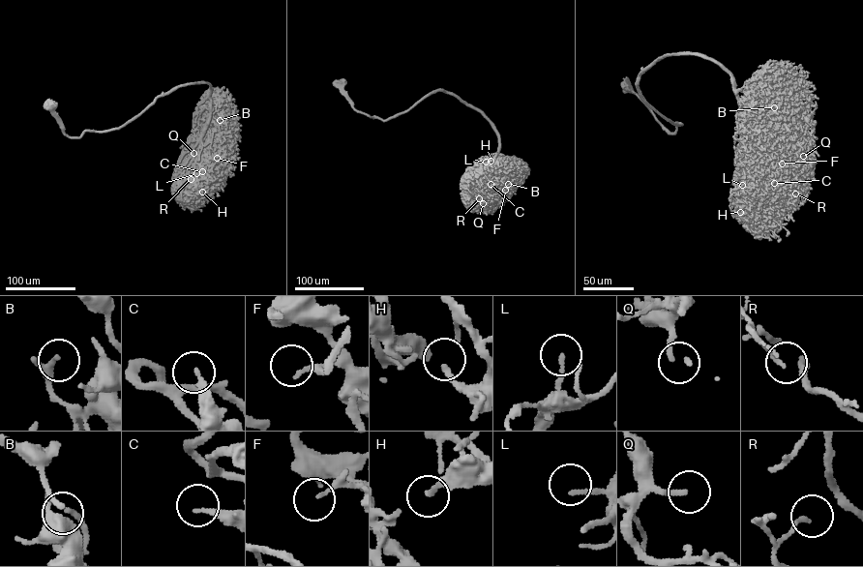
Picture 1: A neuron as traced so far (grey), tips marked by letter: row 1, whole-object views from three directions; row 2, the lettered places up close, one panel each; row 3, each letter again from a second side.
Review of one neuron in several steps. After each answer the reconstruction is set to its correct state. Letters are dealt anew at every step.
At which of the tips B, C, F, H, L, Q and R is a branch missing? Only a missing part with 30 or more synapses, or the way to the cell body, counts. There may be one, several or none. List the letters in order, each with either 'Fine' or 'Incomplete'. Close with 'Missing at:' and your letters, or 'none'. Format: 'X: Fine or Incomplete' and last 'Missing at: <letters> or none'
B: Fine
C: Incomplete
F: Fine
H: Fine
L: Fine
Q: Incomplete
R: Fine
Missing at: C, Q

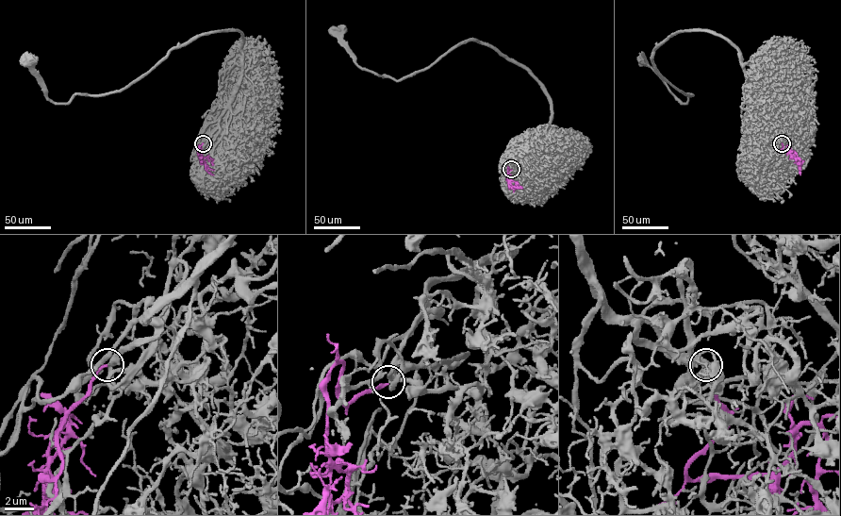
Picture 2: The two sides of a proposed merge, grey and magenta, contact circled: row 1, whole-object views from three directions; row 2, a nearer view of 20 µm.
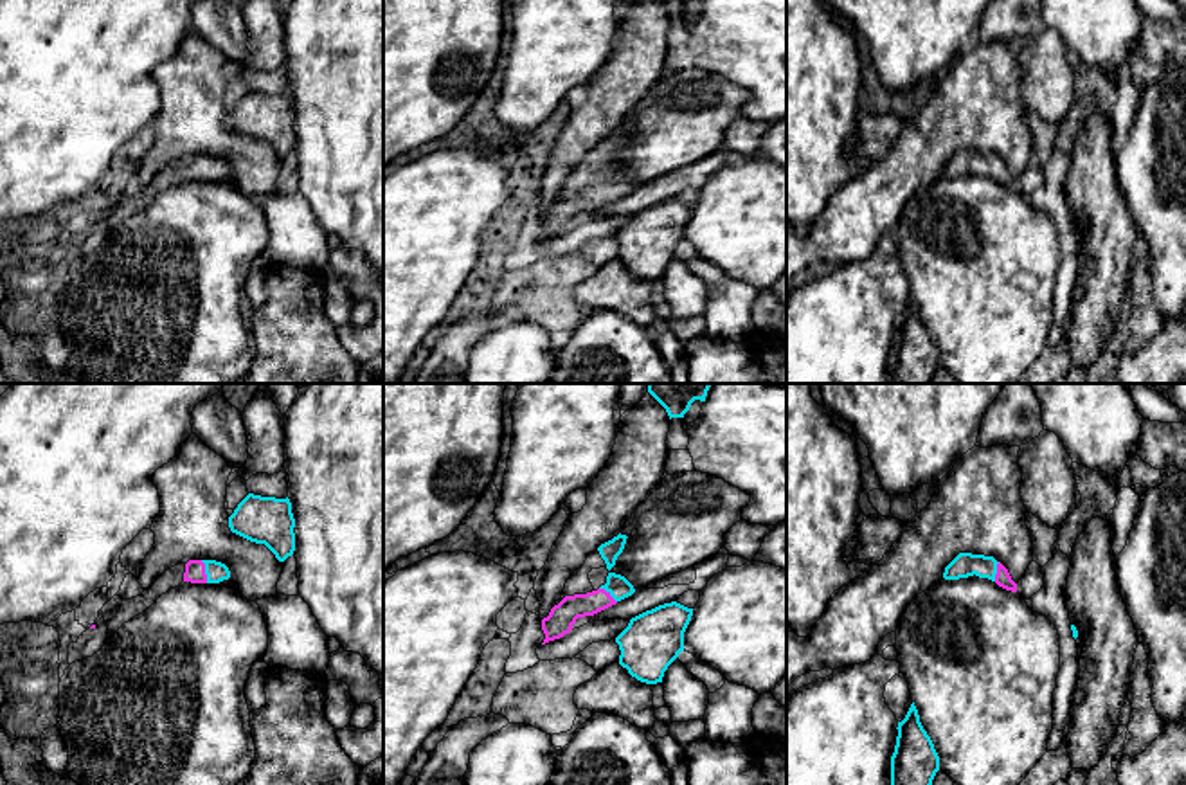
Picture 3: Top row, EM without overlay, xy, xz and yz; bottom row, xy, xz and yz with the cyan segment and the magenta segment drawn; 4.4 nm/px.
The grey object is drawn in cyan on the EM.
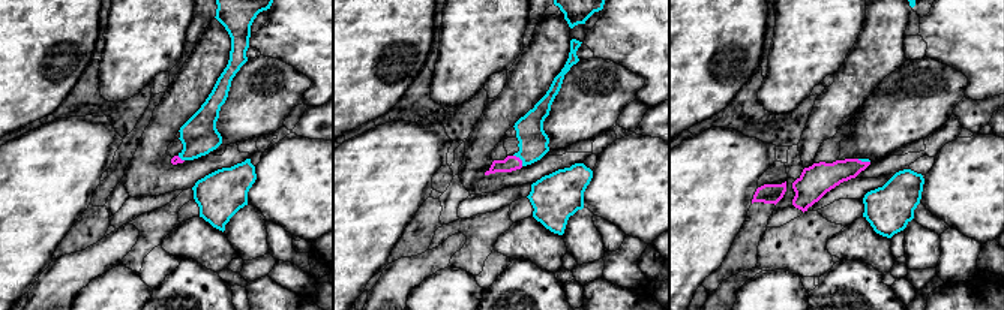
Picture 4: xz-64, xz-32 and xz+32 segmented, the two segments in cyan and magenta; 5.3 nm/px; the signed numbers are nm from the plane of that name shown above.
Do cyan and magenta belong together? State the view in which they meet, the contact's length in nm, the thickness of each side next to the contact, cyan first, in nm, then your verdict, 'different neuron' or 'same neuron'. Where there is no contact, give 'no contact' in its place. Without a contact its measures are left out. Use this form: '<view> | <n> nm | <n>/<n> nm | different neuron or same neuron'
xy | 110 nm | 90/100 nm | same neuron

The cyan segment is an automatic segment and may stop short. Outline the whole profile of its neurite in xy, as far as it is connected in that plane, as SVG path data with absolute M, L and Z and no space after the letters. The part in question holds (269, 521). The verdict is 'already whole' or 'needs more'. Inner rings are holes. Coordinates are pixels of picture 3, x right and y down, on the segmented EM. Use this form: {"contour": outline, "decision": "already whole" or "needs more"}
{"contour": "M248 493L229 517L232 533L265 544L279 562L295 551L295 519L290 499Z", "decision": "already whole"}

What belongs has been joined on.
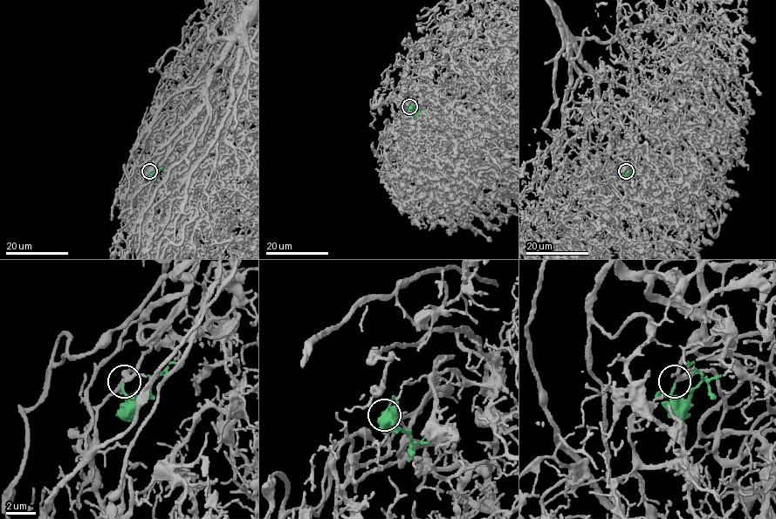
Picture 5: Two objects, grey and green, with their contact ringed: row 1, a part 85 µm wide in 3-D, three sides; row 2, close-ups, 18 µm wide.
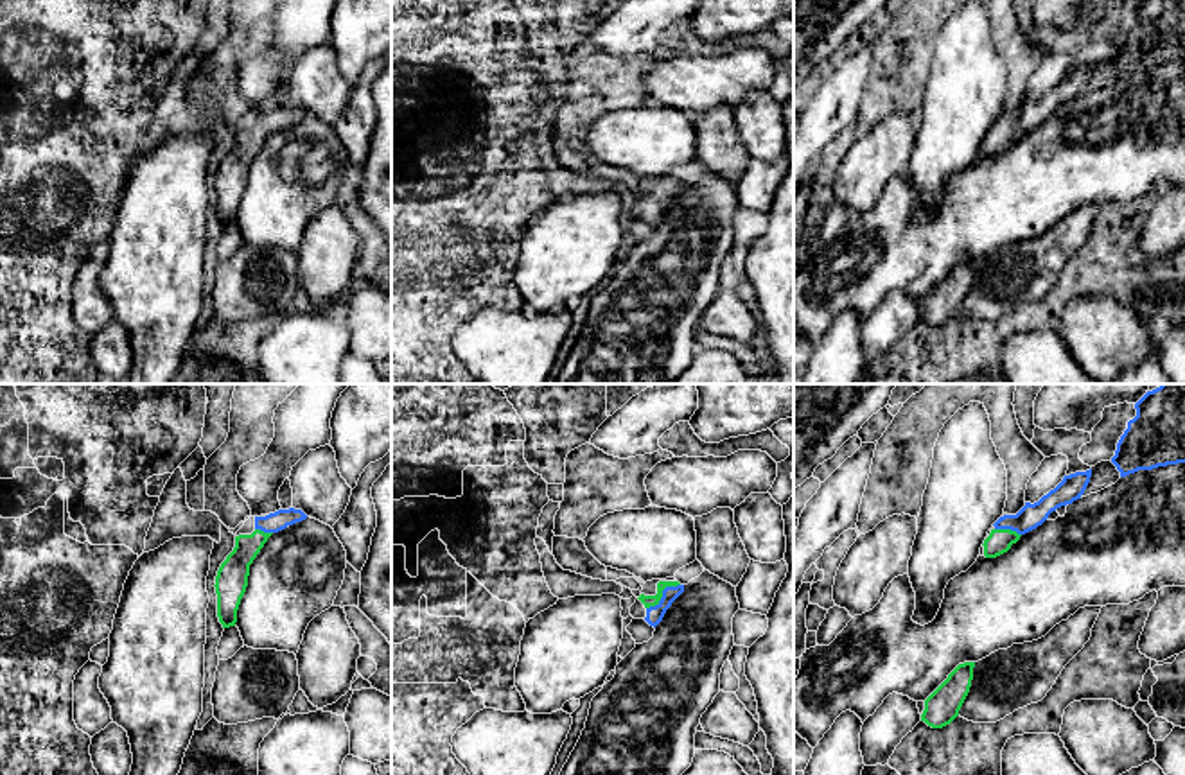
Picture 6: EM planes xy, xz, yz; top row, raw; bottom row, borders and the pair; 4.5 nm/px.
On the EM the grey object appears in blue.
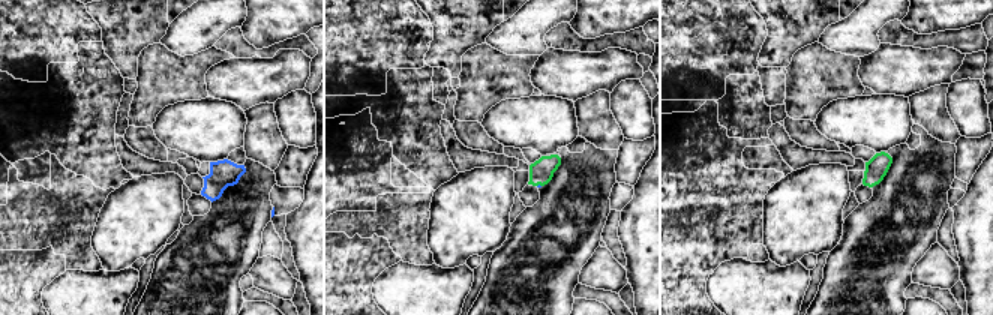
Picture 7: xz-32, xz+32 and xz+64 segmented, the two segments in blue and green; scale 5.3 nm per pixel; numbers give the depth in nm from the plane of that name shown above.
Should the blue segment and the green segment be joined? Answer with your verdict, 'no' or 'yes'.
yes

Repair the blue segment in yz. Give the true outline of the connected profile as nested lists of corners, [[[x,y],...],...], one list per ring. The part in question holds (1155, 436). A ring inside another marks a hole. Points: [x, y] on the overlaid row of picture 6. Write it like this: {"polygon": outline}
{"polygon": [[[1162,384],[1147,391],[1137,404],[1137,416],[1128,422],[1128,429],[1117,443],[1111,463],[1120,477],[1138,470],[1185,463],[1185,384]]]}

